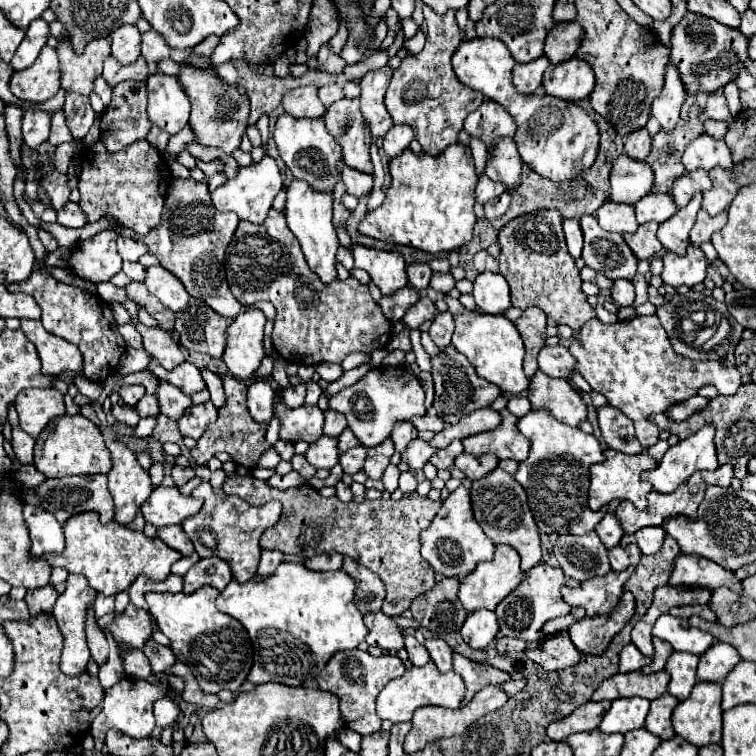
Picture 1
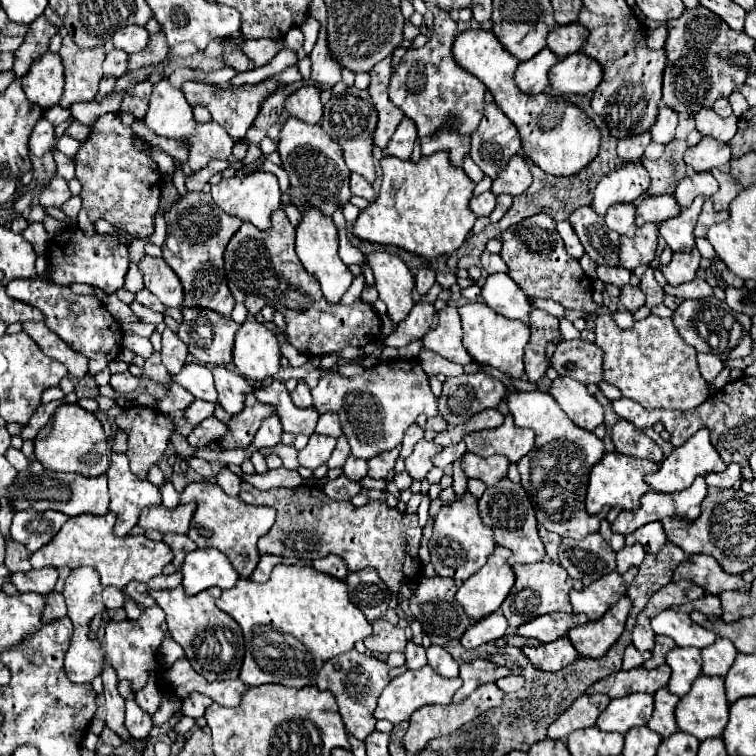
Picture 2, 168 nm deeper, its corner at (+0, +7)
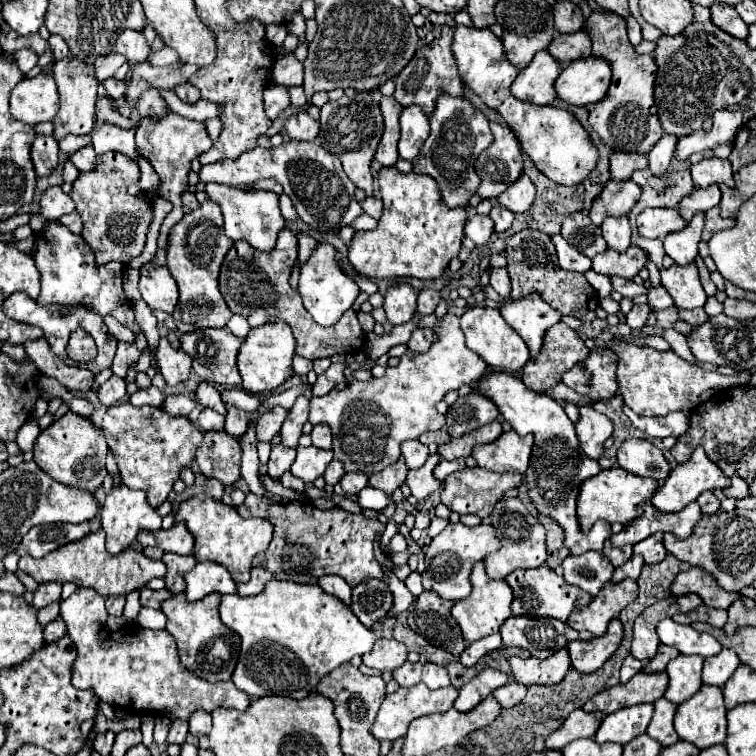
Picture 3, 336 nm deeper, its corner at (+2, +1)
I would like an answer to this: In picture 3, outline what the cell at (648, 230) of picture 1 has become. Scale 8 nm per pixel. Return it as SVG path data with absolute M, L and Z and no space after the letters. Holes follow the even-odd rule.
M630 245L628 251L624 253L618 253L618 251L610 251L606 249L604 253L596 255L592 259L592 269L596 273L602 273L602 275L608 275L608 277L626 277L626 279L632 279L634 275L638 275L638 271L644 267L644 263L648 261L646 253L636 247L636 245Z

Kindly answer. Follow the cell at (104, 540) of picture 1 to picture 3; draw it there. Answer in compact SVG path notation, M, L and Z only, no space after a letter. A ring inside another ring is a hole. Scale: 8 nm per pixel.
M98 529L88 539L80 539L76 543L68 543L68 547L60 547L60 551L52 551L52 555L46 555L44 559L34 559L32 555L24 555L18 561L18 567L30 575L36 583L48 583L48 581L72 581L78 587L90 587L102 597L118 597L128 595L148 583L154 577L164 577L166 567L162 561L152 561L144 557L144 553L136 549L128 549L120 555L108 555L104 547L104 531Z

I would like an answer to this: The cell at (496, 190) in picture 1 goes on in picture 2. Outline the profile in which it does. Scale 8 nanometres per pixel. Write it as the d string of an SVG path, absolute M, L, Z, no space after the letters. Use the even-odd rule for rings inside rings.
M484 191L478 197L472 197L470 201L470 209L480 217L480 215L490 215L492 209L496 205L496 195L492 191Z

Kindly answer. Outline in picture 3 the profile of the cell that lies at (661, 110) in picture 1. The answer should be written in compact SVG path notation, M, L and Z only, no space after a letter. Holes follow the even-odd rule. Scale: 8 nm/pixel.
M664 135L660 143L656 143L656 147L648 153L648 169L654 177L664 177L666 169L672 163L676 141L678 139L672 139L672 135Z

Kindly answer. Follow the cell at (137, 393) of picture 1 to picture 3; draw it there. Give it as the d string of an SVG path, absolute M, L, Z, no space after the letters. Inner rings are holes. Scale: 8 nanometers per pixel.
M112 375L106 383L102 383L98 387L96 393L98 393L100 403L104 407L110 407L110 405L116 405L116 403L120 403L120 401L126 399L126 383L124 383L124 379Z

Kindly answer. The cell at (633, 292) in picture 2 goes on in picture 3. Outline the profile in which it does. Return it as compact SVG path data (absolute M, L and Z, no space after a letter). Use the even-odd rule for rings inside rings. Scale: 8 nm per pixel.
M634 305L632 311L626 315L626 323L632 329L642 329L646 325L648 315L650 315L650 307L648 305Z

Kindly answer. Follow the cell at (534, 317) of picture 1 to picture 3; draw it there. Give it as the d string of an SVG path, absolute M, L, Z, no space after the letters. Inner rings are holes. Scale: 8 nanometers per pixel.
M564 323L548 329L544 347L536 359L530 359L522 369L522 381L538 393L544 393L562 381L562 375L574 365L588 359L590 349L574 329Z

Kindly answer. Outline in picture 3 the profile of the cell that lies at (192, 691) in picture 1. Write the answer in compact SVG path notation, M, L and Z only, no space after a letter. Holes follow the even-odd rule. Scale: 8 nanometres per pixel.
M194 711L188 723L190 723L190 733L196 737L208 735L212 729L212 717L206 711Z

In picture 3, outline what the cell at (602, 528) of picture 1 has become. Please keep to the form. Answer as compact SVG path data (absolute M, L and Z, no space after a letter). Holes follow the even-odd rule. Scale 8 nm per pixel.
M606 541L604 543L604 555L612 561L612 565L614 567L620 567L620 565L624 565L630 557L632 557L632 547L612 547L612 543L610 541Z

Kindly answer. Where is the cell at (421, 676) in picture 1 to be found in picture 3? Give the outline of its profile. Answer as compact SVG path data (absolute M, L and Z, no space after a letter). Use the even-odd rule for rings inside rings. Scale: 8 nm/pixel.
M420 683L416 687L410 687L410 689L400 687L396 693L386 695L386 699L382 701L382 707L376 715L376 721L370 729L370 733L378 741L396 741L396 739L406 735L406 729L408 729L412 719L432 715L432 713L444 713L454 705L456 697L458 697L458 691L454 687L444 687L440 691L428 691L428 687L424 687L424 683Z

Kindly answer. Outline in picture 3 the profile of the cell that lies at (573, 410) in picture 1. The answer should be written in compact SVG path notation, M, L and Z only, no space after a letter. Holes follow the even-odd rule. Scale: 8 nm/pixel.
M580 405L580 421L576 423L576 435L582 451L590 459L600 459L604 453L604 441L612 435L614 427L602 413L596 413L592 405Z

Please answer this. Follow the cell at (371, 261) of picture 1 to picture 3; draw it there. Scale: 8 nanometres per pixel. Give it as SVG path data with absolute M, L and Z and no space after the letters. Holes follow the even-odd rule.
M406 283L390 287L384 297L384 311L388 321L392 325L408 323L416 313L416 297L418 293Z

